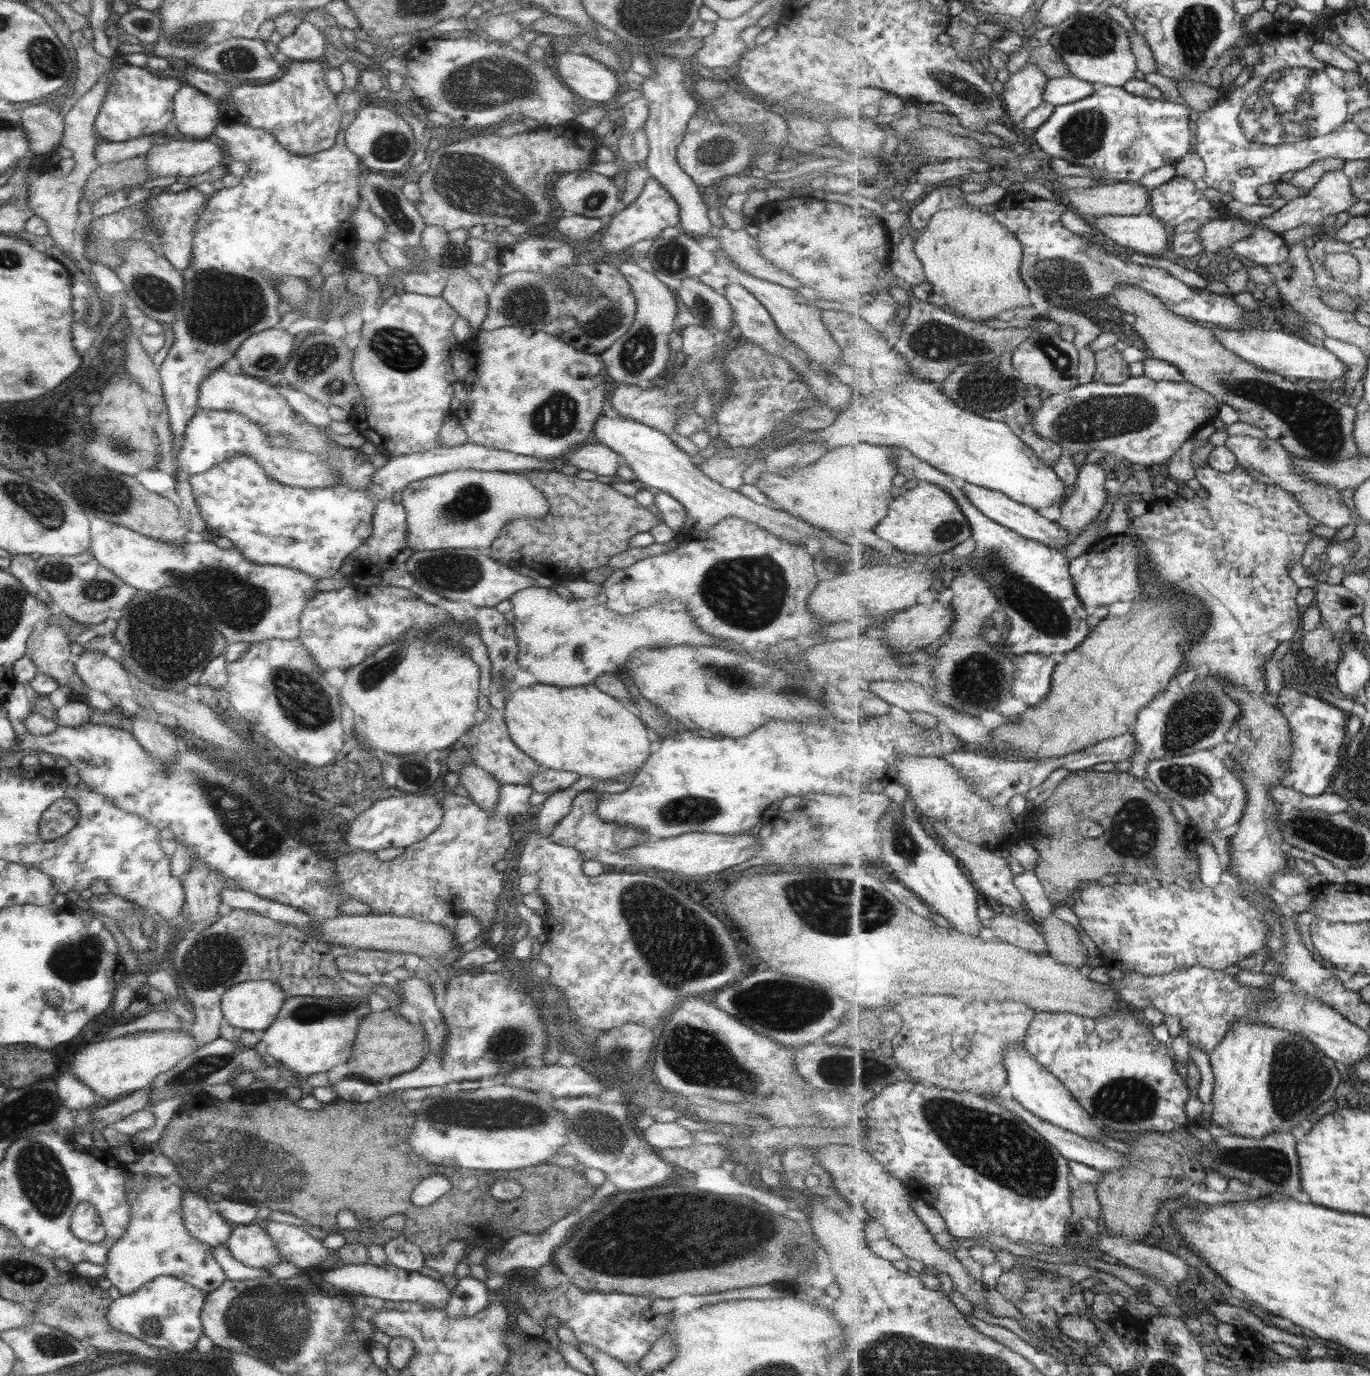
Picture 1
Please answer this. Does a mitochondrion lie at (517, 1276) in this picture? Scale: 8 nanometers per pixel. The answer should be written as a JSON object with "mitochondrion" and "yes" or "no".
{"mitochondrion":"no"}

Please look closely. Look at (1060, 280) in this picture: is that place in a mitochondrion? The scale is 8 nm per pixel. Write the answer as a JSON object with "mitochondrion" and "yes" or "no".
{"mitochondrion":"yes"}

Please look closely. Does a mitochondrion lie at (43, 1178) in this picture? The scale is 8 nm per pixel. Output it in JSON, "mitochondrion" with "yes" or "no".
{"mitochondrion":"yes"}

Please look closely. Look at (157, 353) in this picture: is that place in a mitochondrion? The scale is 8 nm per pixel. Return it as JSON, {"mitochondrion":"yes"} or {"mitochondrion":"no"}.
{"mitochondrion":"no"}

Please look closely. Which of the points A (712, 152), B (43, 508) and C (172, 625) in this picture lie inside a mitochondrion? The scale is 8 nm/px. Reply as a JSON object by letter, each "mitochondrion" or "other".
{"A":"mitochondrion","B":"mitochondrion","C":"mitochondrion"}

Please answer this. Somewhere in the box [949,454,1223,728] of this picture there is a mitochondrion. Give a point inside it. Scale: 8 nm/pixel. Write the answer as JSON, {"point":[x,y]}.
{"point":[1047,615]}

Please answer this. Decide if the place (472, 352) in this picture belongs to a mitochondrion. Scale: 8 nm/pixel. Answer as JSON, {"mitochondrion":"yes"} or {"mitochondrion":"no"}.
{"mitochondrion":"no"}

